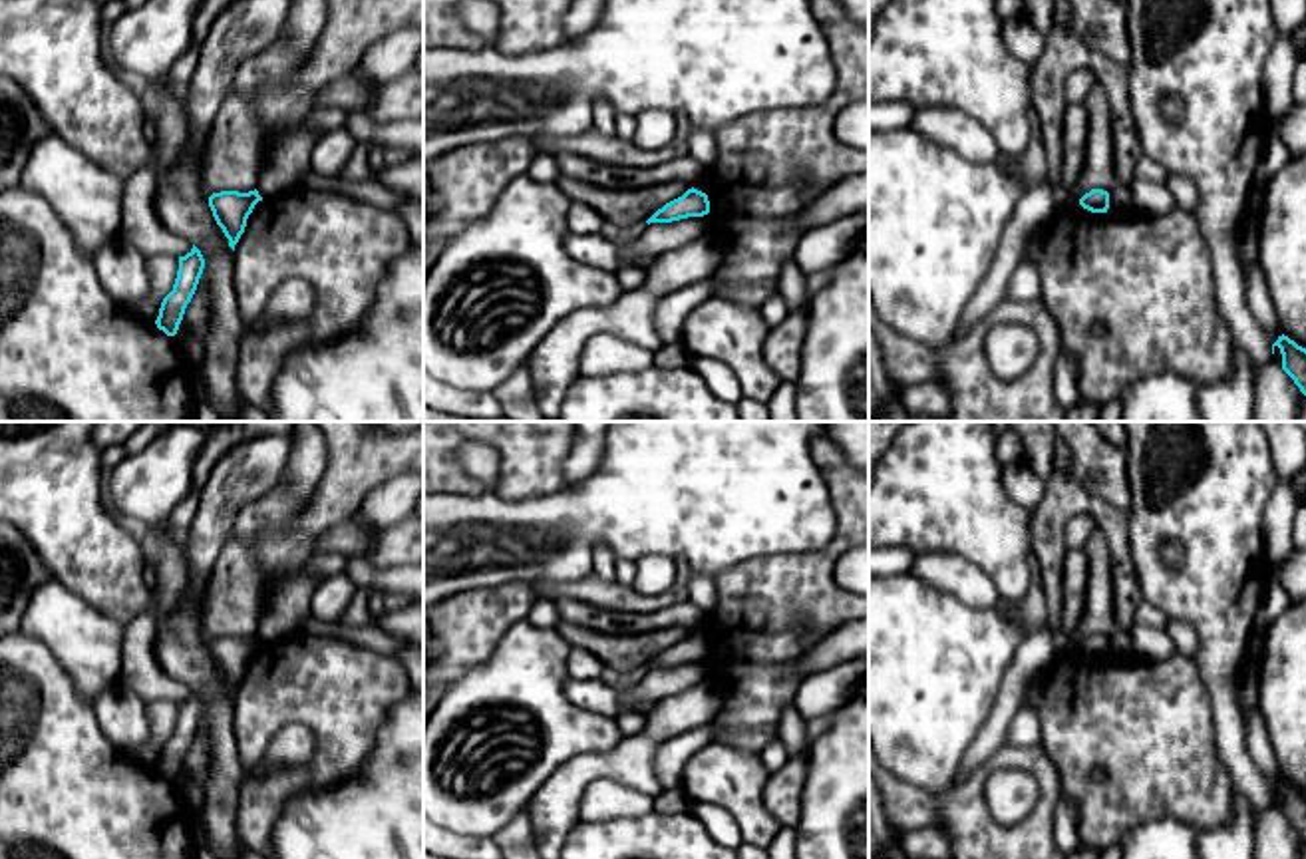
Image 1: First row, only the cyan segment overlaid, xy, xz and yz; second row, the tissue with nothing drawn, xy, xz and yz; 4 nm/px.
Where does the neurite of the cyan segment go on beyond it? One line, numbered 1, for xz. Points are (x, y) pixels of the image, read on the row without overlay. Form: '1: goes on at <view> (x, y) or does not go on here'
1: does not go on here

